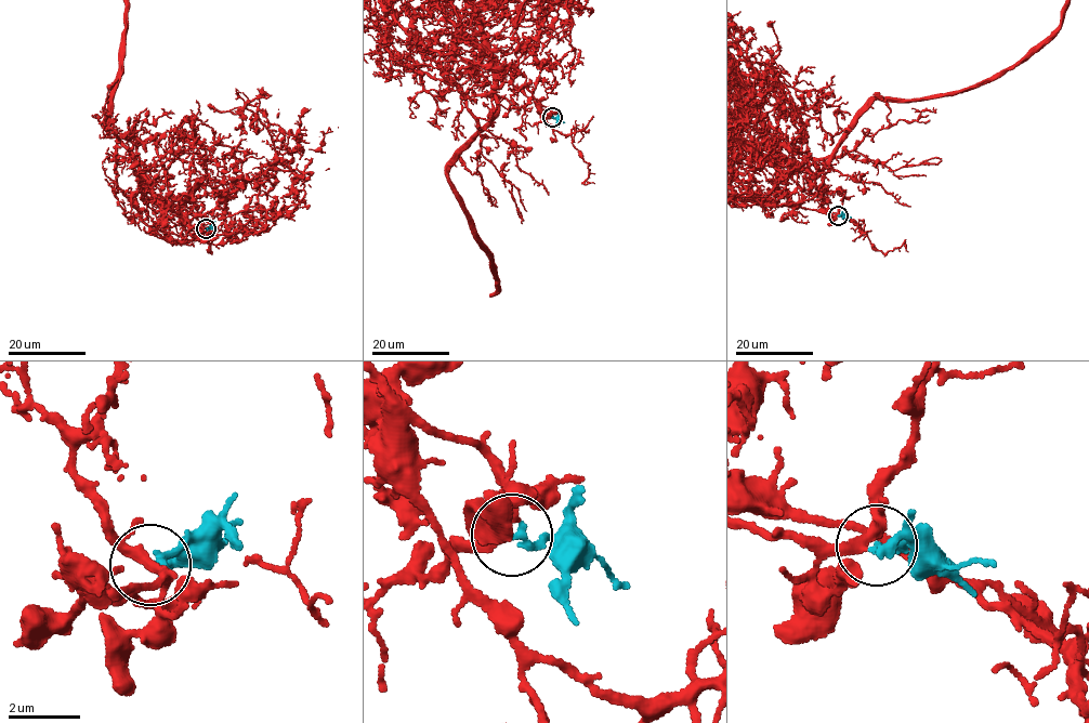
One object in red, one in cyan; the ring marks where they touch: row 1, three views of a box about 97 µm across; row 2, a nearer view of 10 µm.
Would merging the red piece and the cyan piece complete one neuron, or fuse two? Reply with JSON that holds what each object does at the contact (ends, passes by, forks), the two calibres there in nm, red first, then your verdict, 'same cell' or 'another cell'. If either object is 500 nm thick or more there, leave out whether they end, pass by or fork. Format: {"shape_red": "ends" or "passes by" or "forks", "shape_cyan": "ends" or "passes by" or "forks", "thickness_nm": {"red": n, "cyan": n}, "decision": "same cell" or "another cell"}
{"shape_red": "forks", "shape_cyan": "ends", "thickness_nm": {"red": 240, "cyan": 200}, "decision": "same cell"}

